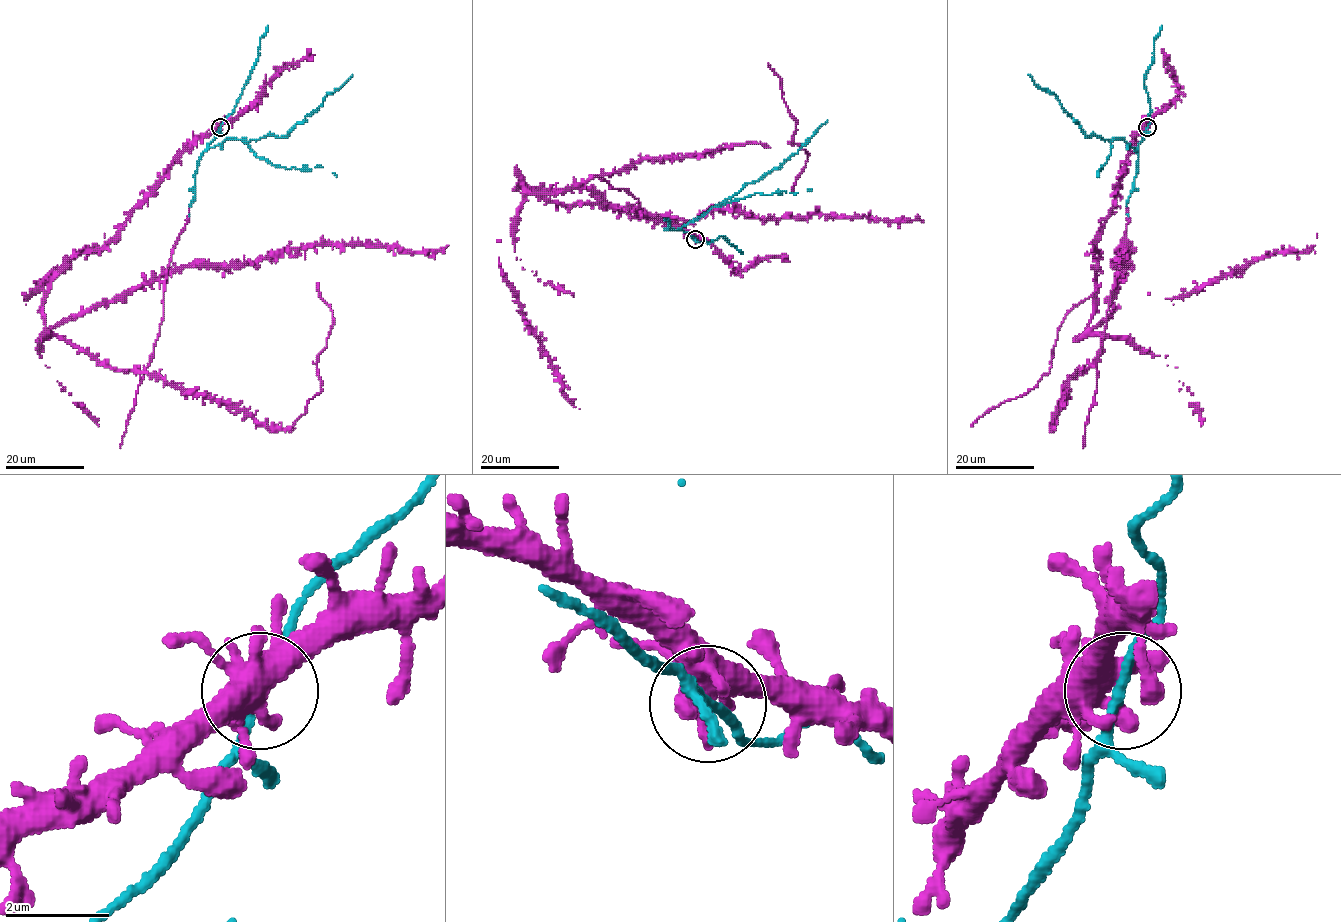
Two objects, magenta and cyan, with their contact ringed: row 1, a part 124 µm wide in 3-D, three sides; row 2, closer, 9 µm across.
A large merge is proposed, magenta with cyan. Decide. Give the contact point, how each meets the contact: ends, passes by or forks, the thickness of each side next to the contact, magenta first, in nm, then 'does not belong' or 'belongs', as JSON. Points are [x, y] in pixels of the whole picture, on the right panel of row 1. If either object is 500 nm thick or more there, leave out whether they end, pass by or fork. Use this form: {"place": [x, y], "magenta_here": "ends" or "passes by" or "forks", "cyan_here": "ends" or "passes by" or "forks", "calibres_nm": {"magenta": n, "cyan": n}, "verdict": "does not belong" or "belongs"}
{"place": [1147, 127], "magenta_here": "forks", "cyan_here": "passes by", "calibres_nm": {"magenta": 440, "cyan": 170}, "verdict": "belongs"}

